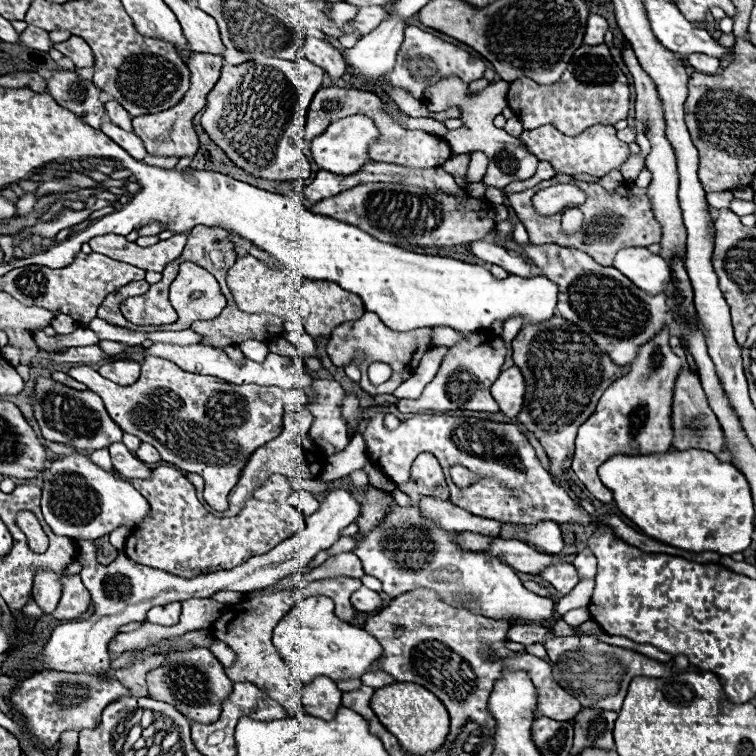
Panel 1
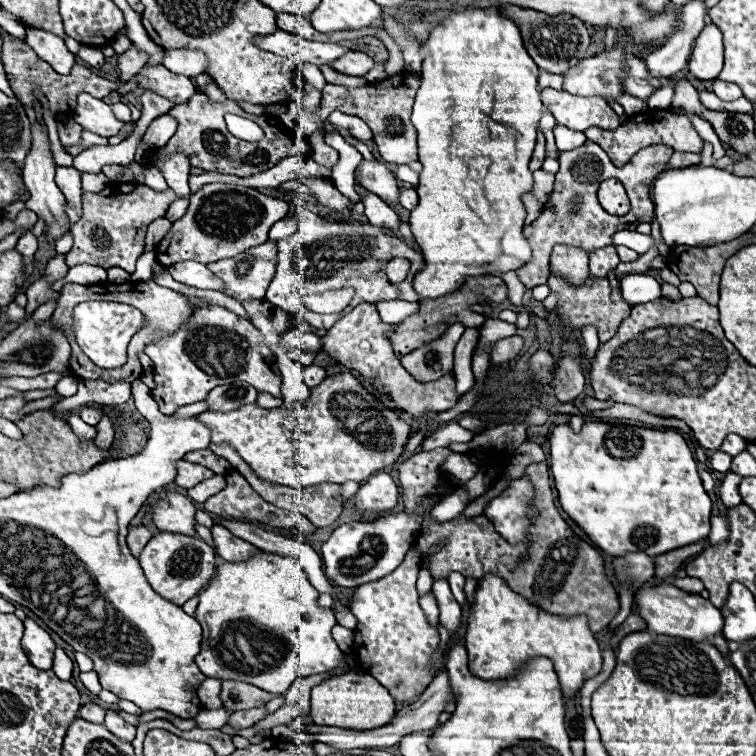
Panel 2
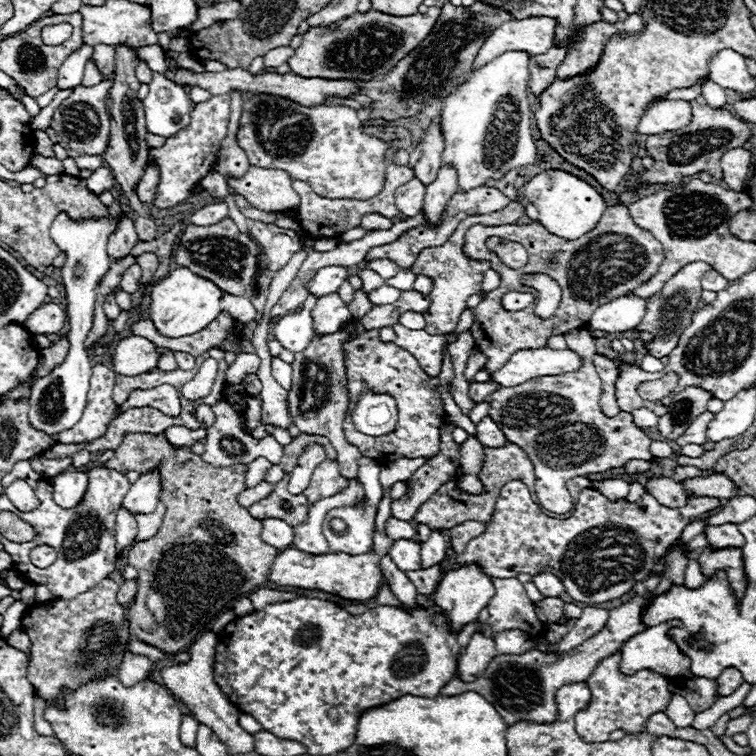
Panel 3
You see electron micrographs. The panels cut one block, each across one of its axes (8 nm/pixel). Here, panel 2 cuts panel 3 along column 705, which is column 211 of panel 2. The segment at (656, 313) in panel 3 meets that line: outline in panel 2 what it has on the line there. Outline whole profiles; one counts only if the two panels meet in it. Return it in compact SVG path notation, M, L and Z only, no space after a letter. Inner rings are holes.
M266 242L242 252L236 258L206 264L224 282L224 294L236 300L260 300L276 272L276 244Z

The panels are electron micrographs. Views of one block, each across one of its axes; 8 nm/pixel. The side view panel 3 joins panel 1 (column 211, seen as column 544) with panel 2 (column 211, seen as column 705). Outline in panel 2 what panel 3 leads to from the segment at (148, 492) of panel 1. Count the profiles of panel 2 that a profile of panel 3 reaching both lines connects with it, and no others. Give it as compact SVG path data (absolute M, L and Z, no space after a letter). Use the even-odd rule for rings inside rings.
M230 470L226 476L226 488L218 494L214 494L212 498L208 498L204 502L204 510L206 512L212 512L216 516L224 516L224 518L232 518L232 520L246 520L246 522L260 522L260 524L268 524L268 526L274 526L274 528L284 528L284 530L296 529L303 535L309 535L316 530L314 524L306 518L306 516L300 516L298 512L288 512L288 510L280 510L272 504L268 504L264 498L260 498L252 486L246 482L246 478L242 474L238 474L236 470Z

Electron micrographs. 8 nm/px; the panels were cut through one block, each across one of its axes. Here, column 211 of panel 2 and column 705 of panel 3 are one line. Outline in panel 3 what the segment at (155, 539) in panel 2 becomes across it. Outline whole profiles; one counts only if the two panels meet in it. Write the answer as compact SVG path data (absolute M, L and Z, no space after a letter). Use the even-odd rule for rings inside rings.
M706 546L698 554L696 560L698 560L700 570L702 570L702 574L704 574L706 580L710 580L718 570L724 570L726 576L728 576L728 584L730 584L734 596L740 600L746 594L748 576L744 572L742 548L720 548L720 550L712 550L710 546Z

